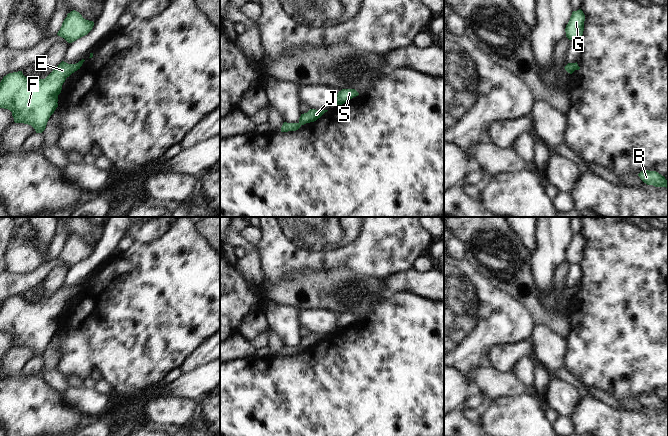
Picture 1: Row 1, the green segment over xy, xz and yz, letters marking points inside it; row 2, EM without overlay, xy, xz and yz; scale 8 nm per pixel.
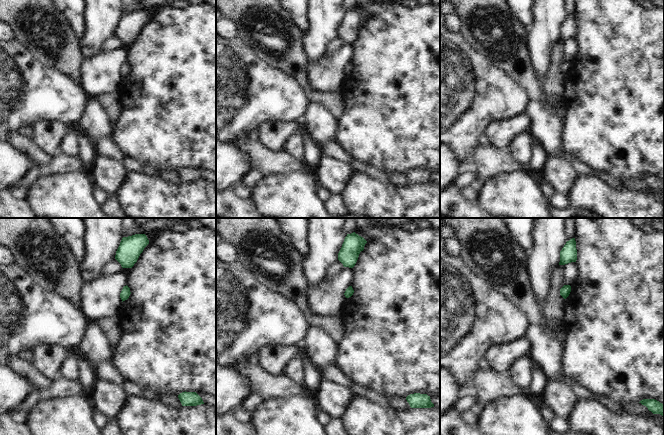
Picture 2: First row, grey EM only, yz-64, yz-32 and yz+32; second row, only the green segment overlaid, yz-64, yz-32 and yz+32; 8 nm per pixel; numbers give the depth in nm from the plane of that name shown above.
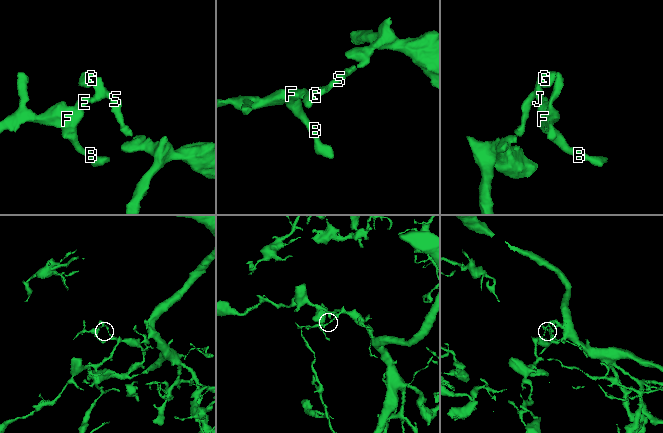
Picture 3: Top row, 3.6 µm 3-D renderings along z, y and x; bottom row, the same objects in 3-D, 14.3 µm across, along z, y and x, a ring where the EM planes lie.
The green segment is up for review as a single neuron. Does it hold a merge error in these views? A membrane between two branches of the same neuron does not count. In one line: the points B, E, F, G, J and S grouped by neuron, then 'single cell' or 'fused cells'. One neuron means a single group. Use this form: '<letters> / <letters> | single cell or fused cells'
B E F G J S | single cell

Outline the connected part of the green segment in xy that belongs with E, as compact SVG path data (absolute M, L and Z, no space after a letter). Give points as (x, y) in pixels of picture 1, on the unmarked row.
M82 283L76 288L68 288L62 285L45 303L30 303L23 299L22 295L9 297L0 306L0 332L12 336L15 347L31 349L36 357L42 357L50 340L58 331L58 319L66 302L80 293Z

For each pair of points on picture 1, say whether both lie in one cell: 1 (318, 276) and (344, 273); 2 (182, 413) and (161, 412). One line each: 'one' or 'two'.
1: one
2: one

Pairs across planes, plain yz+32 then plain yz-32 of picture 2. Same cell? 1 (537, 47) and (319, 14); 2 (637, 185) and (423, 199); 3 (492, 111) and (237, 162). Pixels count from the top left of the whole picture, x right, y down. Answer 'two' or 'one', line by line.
1: one
2: two
3: two

